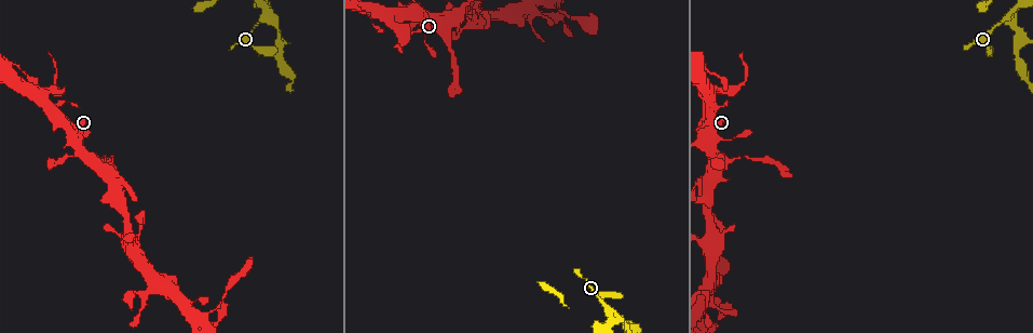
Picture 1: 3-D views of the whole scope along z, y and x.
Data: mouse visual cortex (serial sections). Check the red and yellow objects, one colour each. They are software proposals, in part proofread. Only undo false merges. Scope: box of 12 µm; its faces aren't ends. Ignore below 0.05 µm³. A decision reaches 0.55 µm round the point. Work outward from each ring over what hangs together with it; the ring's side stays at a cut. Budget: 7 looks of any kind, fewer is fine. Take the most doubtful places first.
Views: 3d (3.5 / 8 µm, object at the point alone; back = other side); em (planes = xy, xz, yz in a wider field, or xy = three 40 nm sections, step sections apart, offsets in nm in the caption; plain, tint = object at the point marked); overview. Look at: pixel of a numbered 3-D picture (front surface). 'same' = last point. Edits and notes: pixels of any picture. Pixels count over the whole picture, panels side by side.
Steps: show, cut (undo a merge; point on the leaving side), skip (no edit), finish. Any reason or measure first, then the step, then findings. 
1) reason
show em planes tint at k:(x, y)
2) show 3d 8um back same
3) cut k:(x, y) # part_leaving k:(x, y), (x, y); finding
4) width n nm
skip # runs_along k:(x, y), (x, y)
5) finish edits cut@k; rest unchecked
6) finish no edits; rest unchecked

sudden change in width
show 3d 8um at 1:(625, 323)

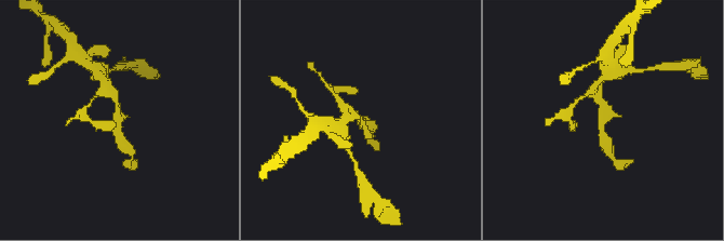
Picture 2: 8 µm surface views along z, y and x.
need the tissue
show em xy step 2 tint at 2:(601, 113)

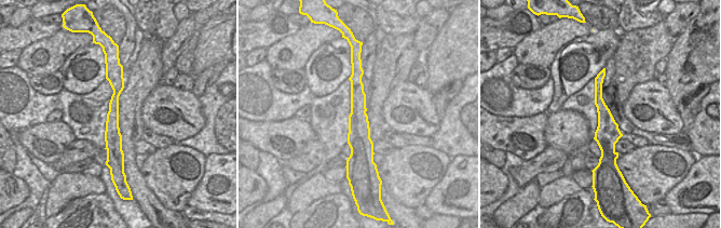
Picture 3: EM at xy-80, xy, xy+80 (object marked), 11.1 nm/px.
width 260 nm
skip # runs_along 2:(104, 93), (117, 103), (123, 144); all the same cell

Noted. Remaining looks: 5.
abrupt turn
show 3d 3.5um at 1:(472, 20)

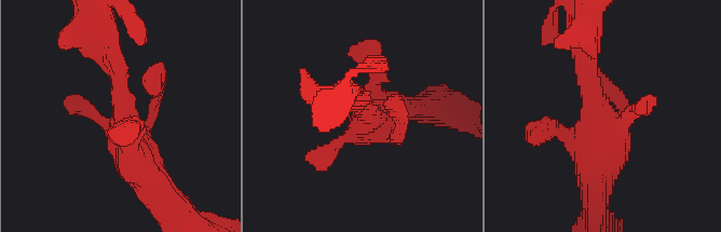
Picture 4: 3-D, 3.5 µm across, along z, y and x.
skip # runs_along 4:(120, 81), (126, 144), (169, 207); all the same cell

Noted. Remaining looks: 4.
arms part here
show 3d 3.5um at 1:(708, 101)

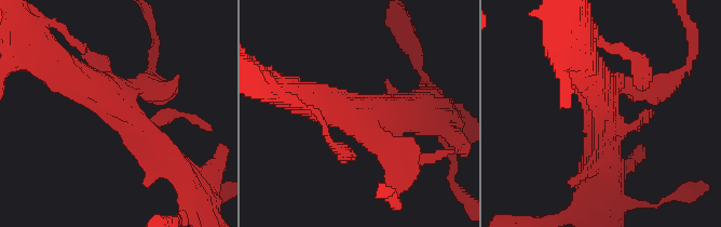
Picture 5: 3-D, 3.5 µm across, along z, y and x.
arms 3; arm_widths 250, 400, 500 nm; need the tissue
show em planes tint at 5:(355, 113)

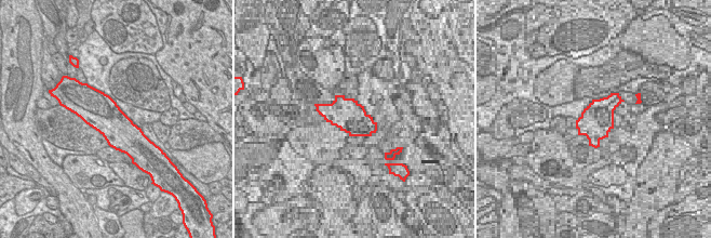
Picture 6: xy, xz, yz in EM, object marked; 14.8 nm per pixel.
skip # all the same cell

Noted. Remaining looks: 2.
finish no edits; rest unchecked

